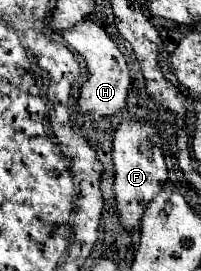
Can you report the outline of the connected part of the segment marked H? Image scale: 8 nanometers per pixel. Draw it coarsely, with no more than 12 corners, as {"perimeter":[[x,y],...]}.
{"perimeter":[[90,20],[62,38],[86,60],[82,120],[124,110],[130,74],[112,38]]}

